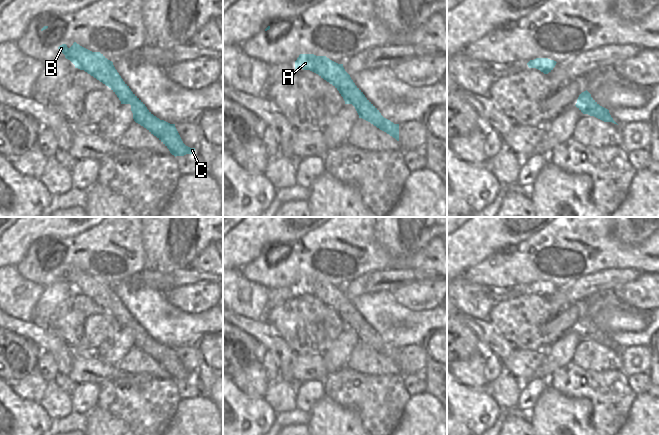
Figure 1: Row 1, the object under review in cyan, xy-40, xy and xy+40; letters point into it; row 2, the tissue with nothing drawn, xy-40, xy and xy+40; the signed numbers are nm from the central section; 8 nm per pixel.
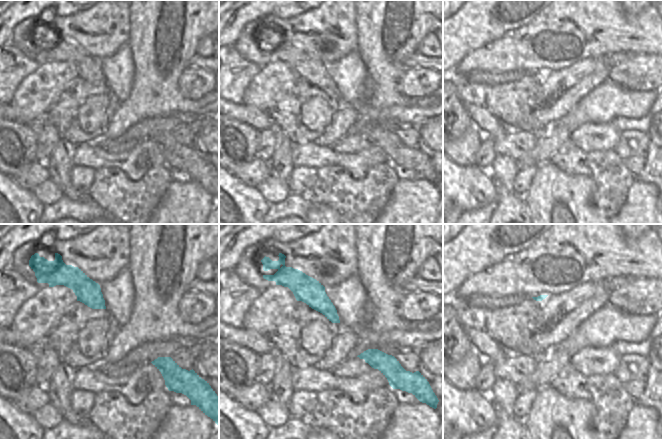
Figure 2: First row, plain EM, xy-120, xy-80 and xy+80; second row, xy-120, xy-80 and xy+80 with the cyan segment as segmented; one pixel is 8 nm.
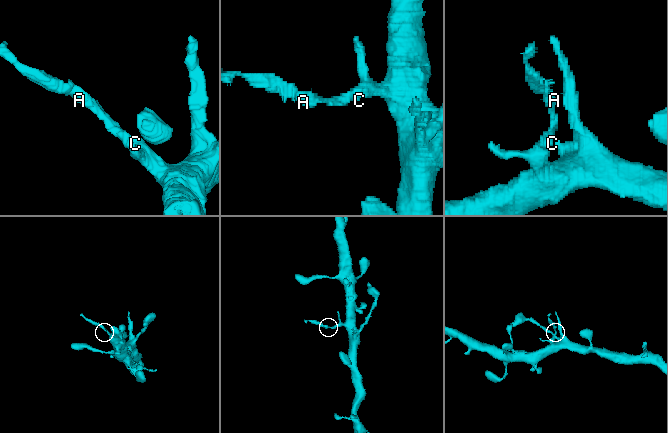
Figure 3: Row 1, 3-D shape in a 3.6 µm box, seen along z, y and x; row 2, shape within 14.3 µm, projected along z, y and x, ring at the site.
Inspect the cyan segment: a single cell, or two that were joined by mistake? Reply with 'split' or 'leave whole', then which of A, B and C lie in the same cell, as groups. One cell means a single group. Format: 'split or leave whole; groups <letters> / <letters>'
leave whole; groups A B C

